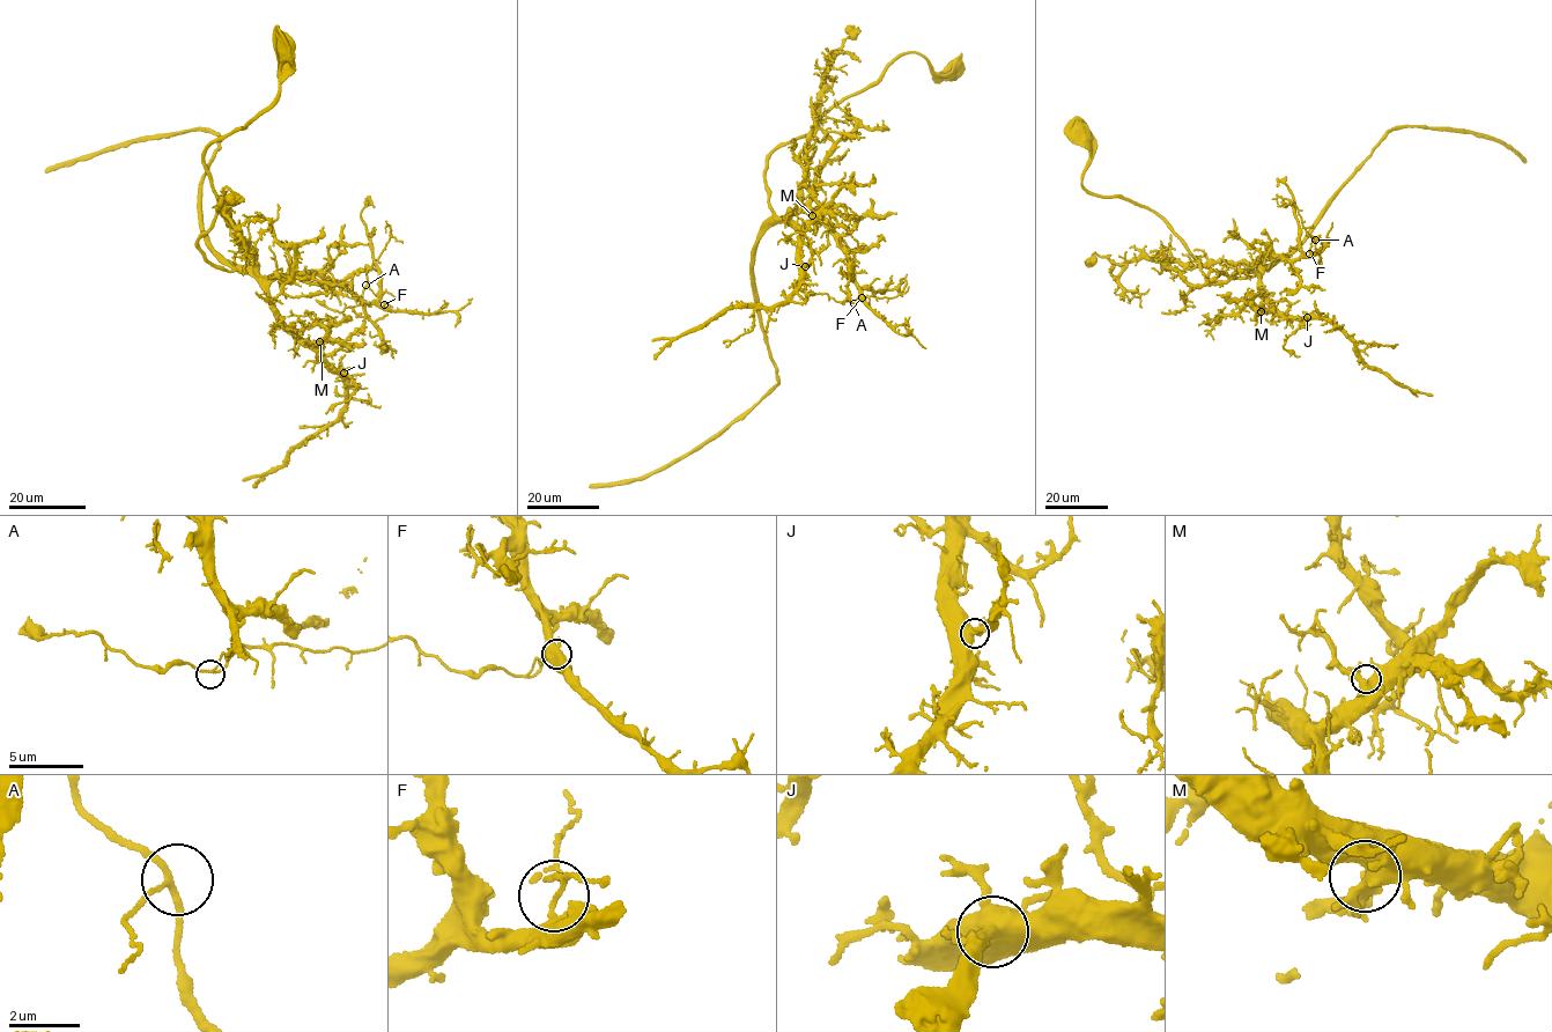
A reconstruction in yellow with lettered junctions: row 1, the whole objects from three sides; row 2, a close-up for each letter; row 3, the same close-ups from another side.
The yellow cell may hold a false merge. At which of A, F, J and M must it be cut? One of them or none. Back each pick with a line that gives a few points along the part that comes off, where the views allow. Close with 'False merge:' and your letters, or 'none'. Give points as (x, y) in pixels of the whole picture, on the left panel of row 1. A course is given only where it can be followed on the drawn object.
F: foreign part runs (384, 304), (367, 284), (367, 273), (388, 243), (389, 226), (385, 233)
False merge: F

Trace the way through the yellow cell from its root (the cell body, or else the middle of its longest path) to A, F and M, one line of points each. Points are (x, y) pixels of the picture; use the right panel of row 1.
A: (1078, 132), (1084, 186), (1148, 207), (1213, 270), (1259, 275), (1261, 259), (1308, 256), (1315, 240)
F: (1078, 132), (1091, 153), (1084, 186), (1148, 207), (1213, 270), (1259, 275), (1251, 268), (1265, 257), (1309, 253)
M: (1078, 132), (1091, 153), (1084, 186), (1148, 207), (1213, 270), (1265, 270), (1273, 309), (1261, 311)

